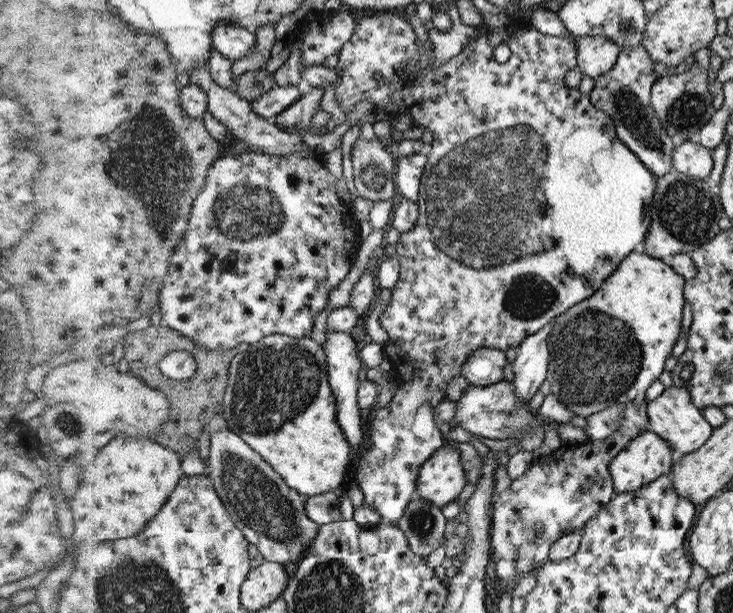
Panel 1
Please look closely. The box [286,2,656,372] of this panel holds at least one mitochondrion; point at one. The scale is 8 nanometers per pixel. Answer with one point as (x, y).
(469, 189)

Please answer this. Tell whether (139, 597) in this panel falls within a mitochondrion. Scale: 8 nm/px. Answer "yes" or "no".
yes

